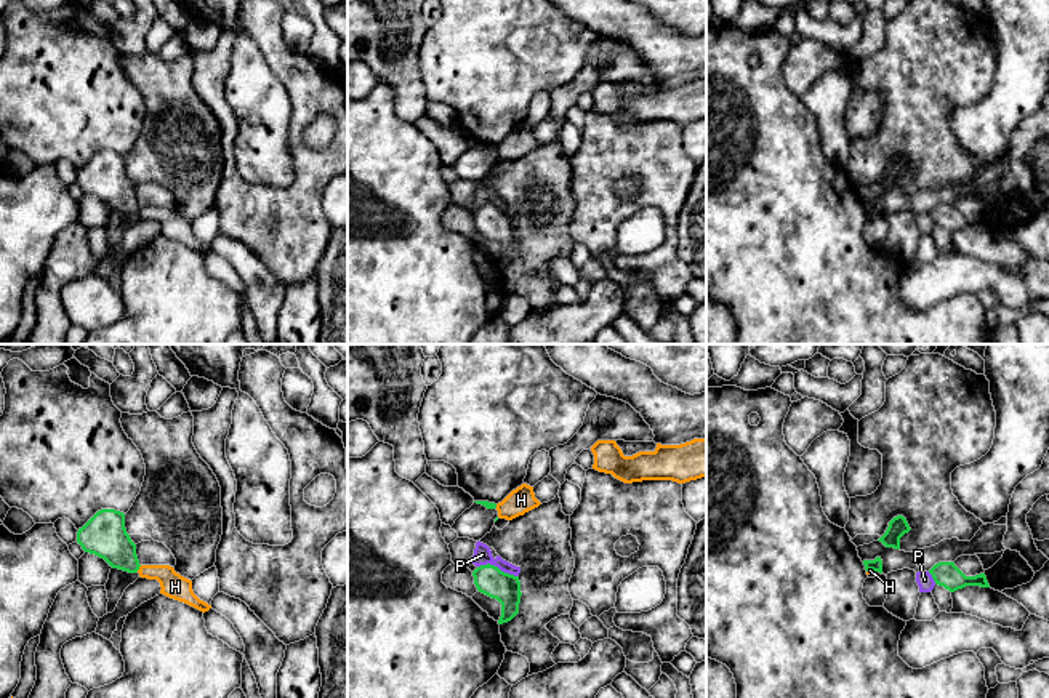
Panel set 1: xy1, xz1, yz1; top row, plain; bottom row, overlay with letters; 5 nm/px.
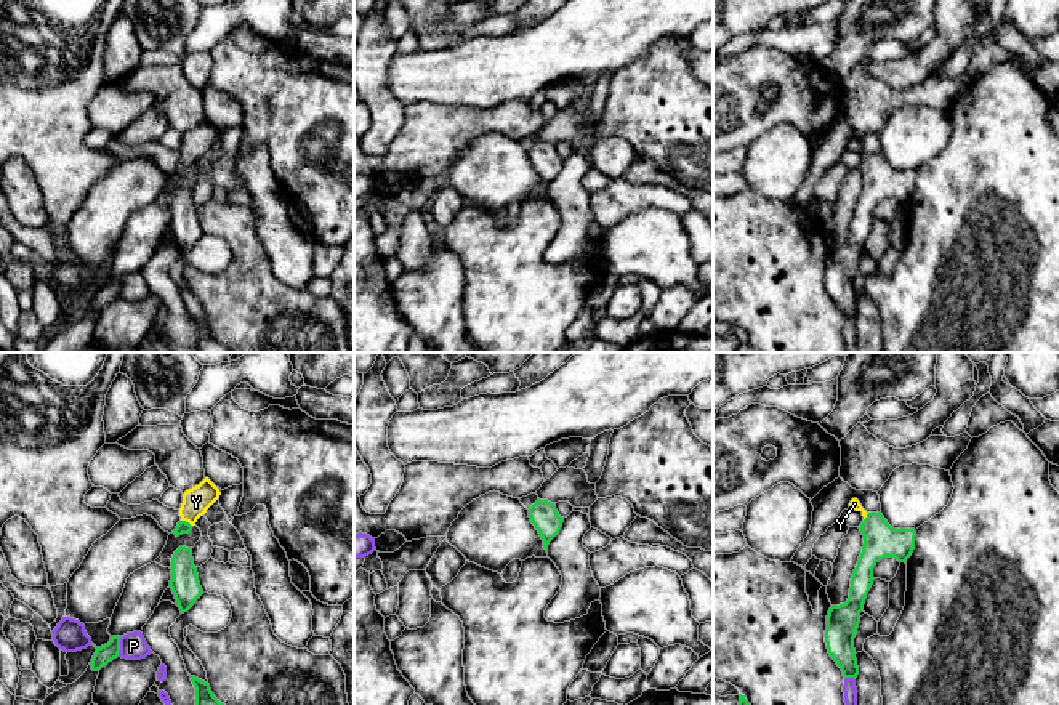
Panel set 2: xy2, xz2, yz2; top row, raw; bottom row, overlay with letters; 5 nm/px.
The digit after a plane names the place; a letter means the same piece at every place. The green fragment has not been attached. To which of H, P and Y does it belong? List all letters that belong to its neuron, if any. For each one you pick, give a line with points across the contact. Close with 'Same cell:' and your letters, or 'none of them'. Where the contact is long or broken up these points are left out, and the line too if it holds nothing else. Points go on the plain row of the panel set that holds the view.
Y: Path across: xy2 (183, 169), (188, 164), (189, 153), (196, 143)
Same cell: Y

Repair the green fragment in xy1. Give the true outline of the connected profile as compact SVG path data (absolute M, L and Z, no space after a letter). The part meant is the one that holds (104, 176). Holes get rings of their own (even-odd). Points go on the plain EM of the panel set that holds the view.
M98 152L78 170L77 184L85 194L104 200L112 210L136 215L141 208L136 197L136 186L125 170L125 155L120 152Z

